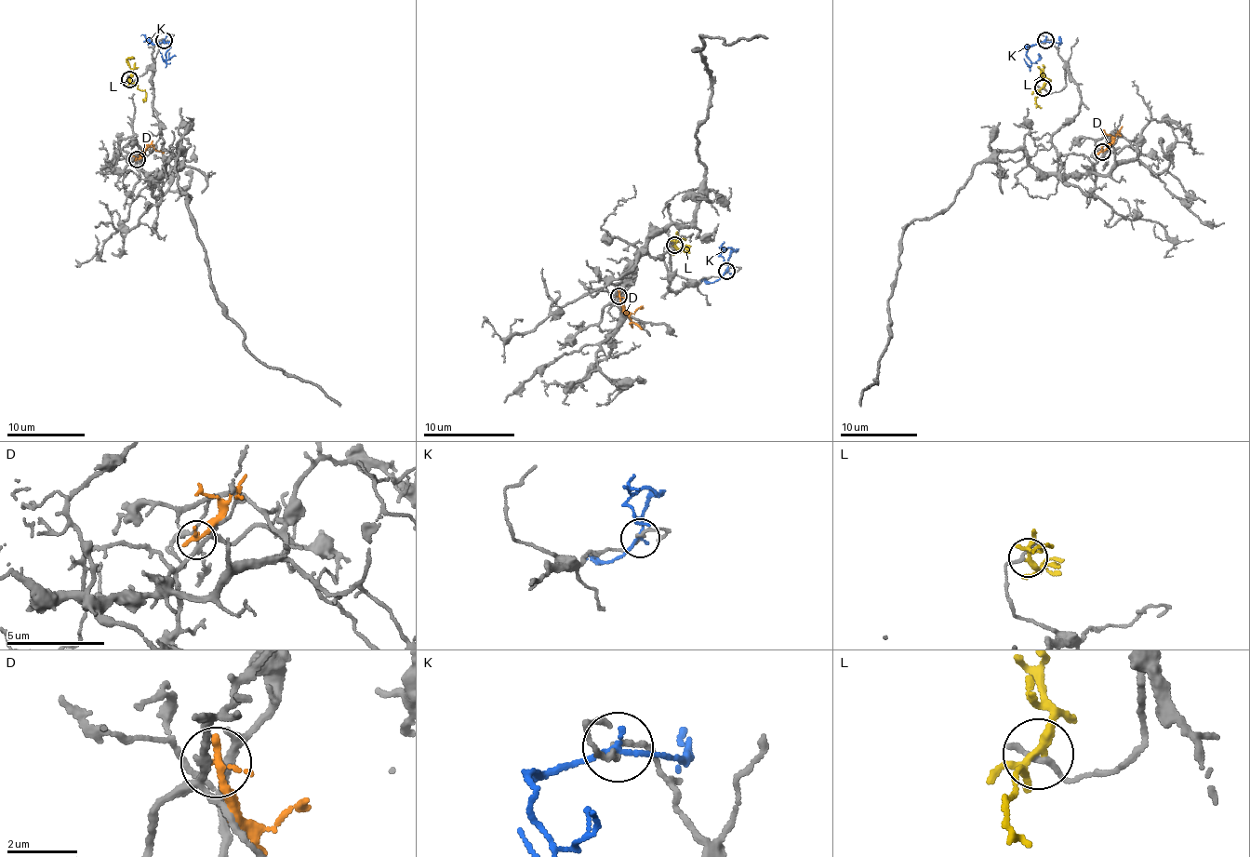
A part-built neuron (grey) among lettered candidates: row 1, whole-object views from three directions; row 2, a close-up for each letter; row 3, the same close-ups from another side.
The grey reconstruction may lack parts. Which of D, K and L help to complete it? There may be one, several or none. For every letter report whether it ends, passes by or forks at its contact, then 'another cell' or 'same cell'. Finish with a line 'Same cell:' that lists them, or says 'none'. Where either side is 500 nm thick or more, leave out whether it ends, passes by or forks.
D: it ends | another cell
K: it passes by | another cell
L: it forks | another cell
Same cell: none

